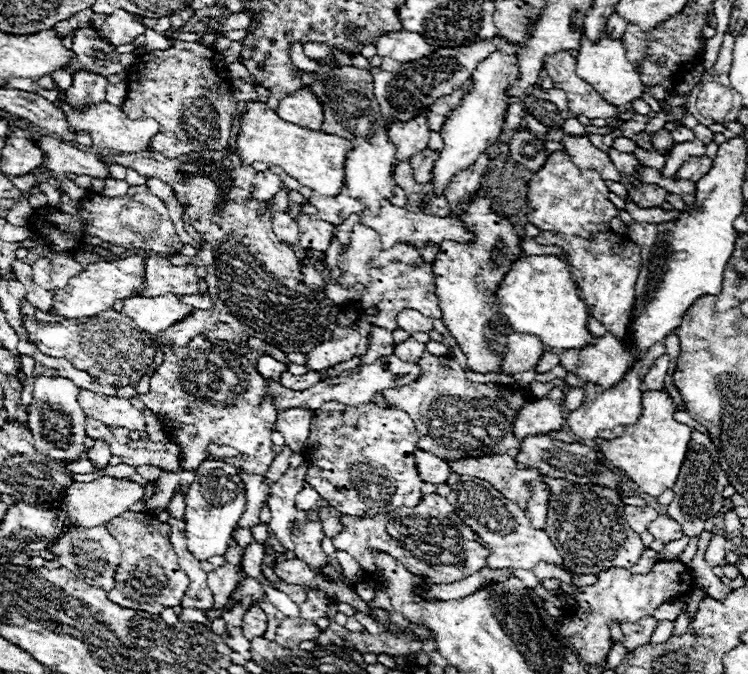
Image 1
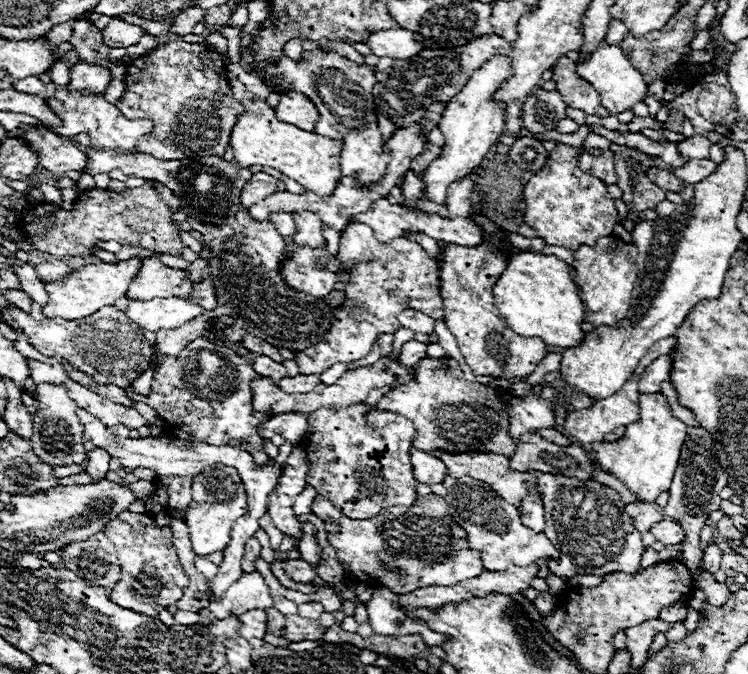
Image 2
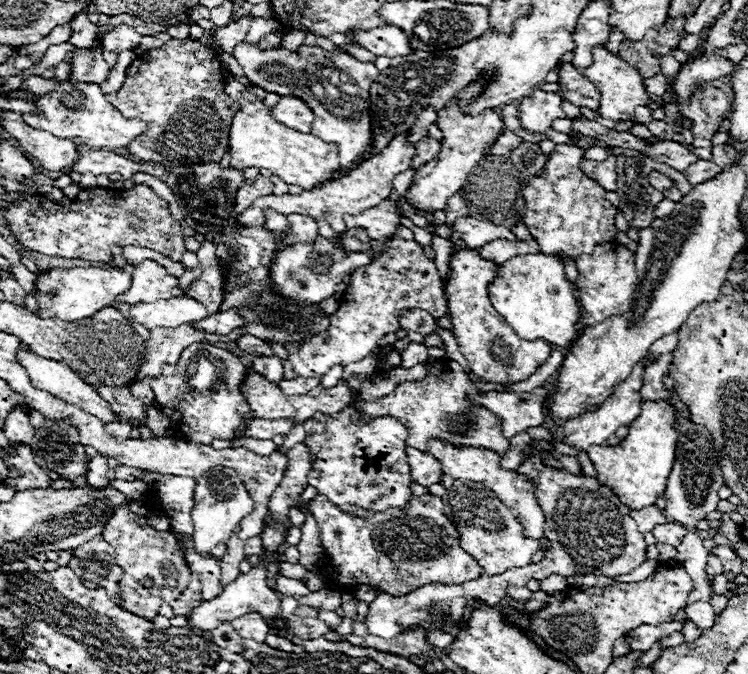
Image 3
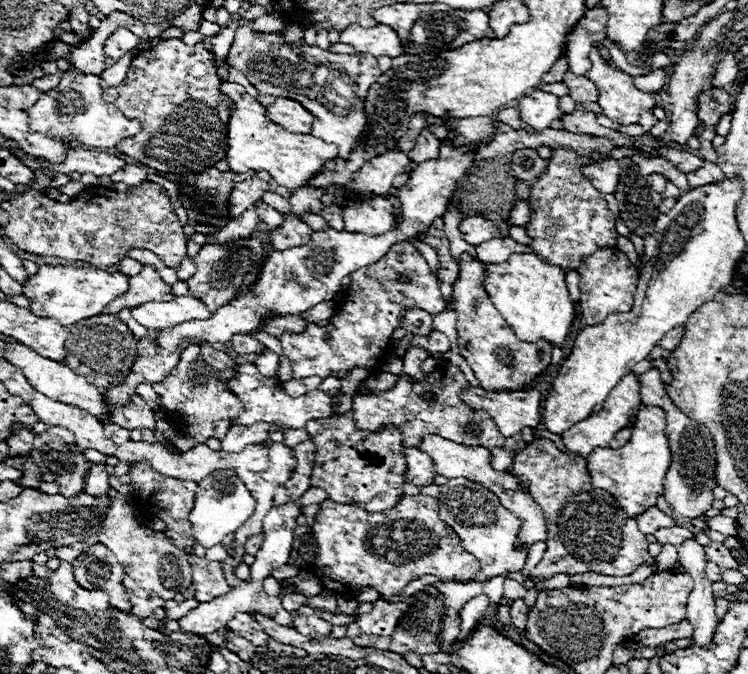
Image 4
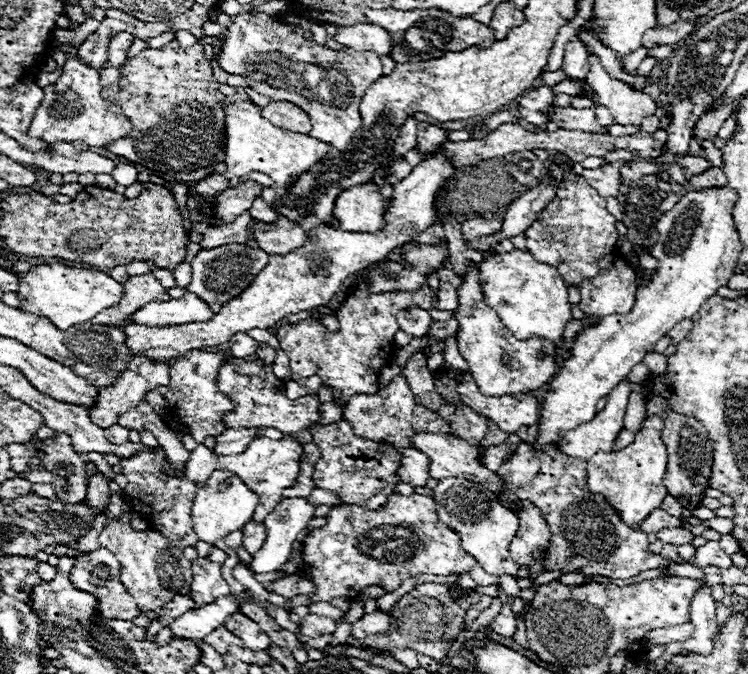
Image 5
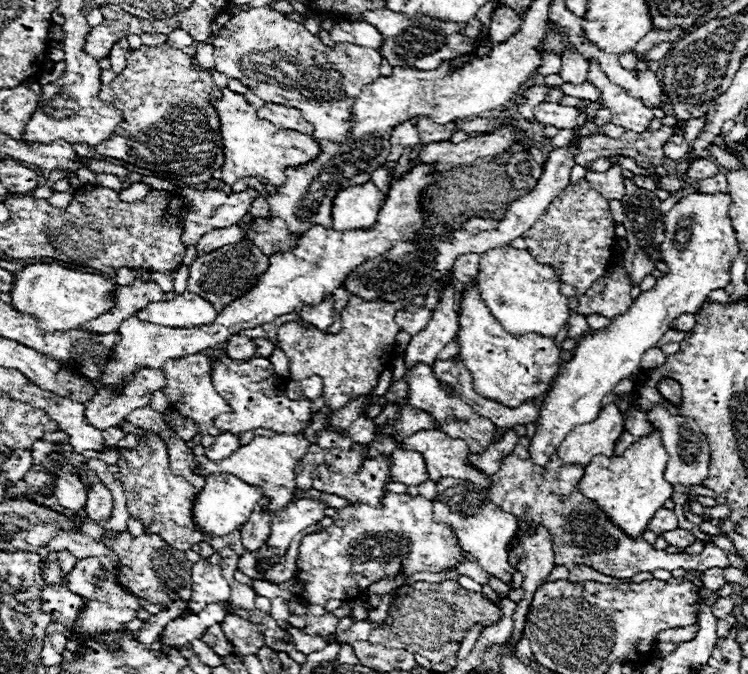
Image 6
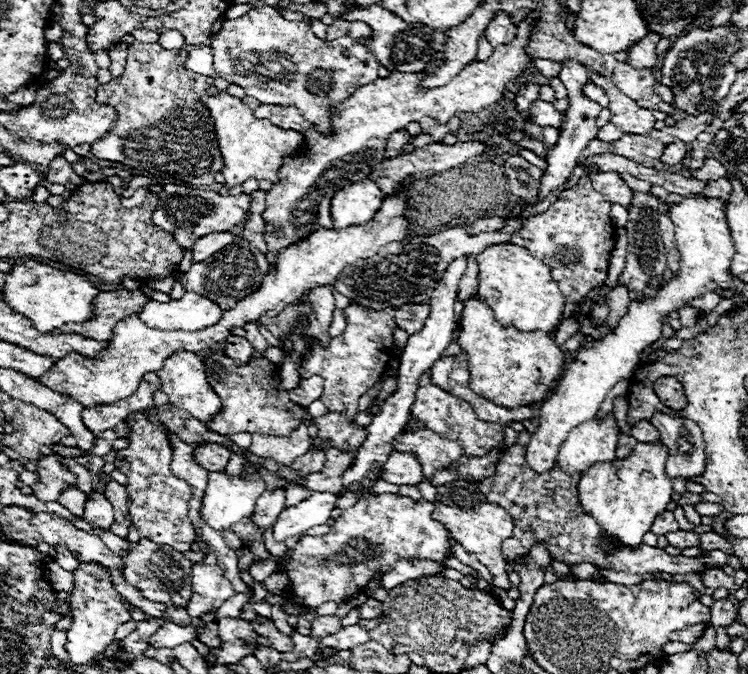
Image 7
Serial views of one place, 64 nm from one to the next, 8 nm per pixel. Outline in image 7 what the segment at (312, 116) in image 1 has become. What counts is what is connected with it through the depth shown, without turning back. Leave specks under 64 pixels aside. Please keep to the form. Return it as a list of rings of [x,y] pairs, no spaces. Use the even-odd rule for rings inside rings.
[[[260,104],[254,110],[256,118],[266,118],[272,124],[276,124],[278,128],[284,130],[296,130],[296,132],[304,132],[308,130],[312,124],[306,122],[302,118],[302,114],[298,112],[296,106],[272,106],[272,104]]]

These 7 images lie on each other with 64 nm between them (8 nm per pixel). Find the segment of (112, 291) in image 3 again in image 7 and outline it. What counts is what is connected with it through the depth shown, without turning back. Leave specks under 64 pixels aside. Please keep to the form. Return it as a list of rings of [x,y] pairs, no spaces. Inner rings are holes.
[[[28,260],[24,264],[18,264],[4,276],[4,302],[12,312],[22,314],[34,322],[34,328],[40,332],[50,332],[54,328],[60,328],[64,324],[78,324],[86,322],[92,316],[92,300],[98,296],[98,288],[88,282],[84,276],[56,270],[48,264],[40,264],[34,260]]]

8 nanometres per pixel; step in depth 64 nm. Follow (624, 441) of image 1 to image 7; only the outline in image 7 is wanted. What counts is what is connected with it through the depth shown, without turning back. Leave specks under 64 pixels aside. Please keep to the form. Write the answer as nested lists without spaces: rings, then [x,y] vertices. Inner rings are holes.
[[[638,442],[628,458],[594,464],[592,470],[582,474],[578,482],[580,506],[604,528],[604,538],[612,538],[622,546],[642,546],[642,536],[650,532],[652,520],[664,512],[670,502],[672,480],[666,476],[666,458],[668,450],[662,442]]]

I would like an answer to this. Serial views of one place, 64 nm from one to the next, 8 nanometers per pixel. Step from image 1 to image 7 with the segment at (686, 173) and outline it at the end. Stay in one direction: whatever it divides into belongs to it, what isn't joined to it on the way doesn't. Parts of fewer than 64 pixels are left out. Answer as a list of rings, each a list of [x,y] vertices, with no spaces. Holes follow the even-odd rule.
[[[720,178],[720,180],[716,180],[716,182],[710,182],[710,184],[706,186],[706,190],[704,190],[704,196],[706,196],[706,198],[718,198],[718,200],[722,200],[724,204],[730,202],[730,194],[732,194],[732,184],[730,184],[730,180],[726,180],[726,178]]]

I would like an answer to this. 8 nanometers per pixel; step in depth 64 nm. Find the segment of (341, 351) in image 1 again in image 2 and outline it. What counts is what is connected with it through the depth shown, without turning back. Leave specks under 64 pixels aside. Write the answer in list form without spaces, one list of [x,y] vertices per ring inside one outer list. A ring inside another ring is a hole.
[[[350,224],[340,236],[338,260],[346,264],[350,260],[354,262],[350,280],[344,288],[346,300],[334,310],[328,336],[322,336],[304,352],[294,352],[294,362],[298,364],[300,374],[322,374],[332,364],[346,364],[368,356],[380,334],[394,334],[400,328],[396,316],[406,308],[416,308],[434,320],[444,318],[436,260],[414,240],[398,237],[389,244],[380,244],[366,224]]]

